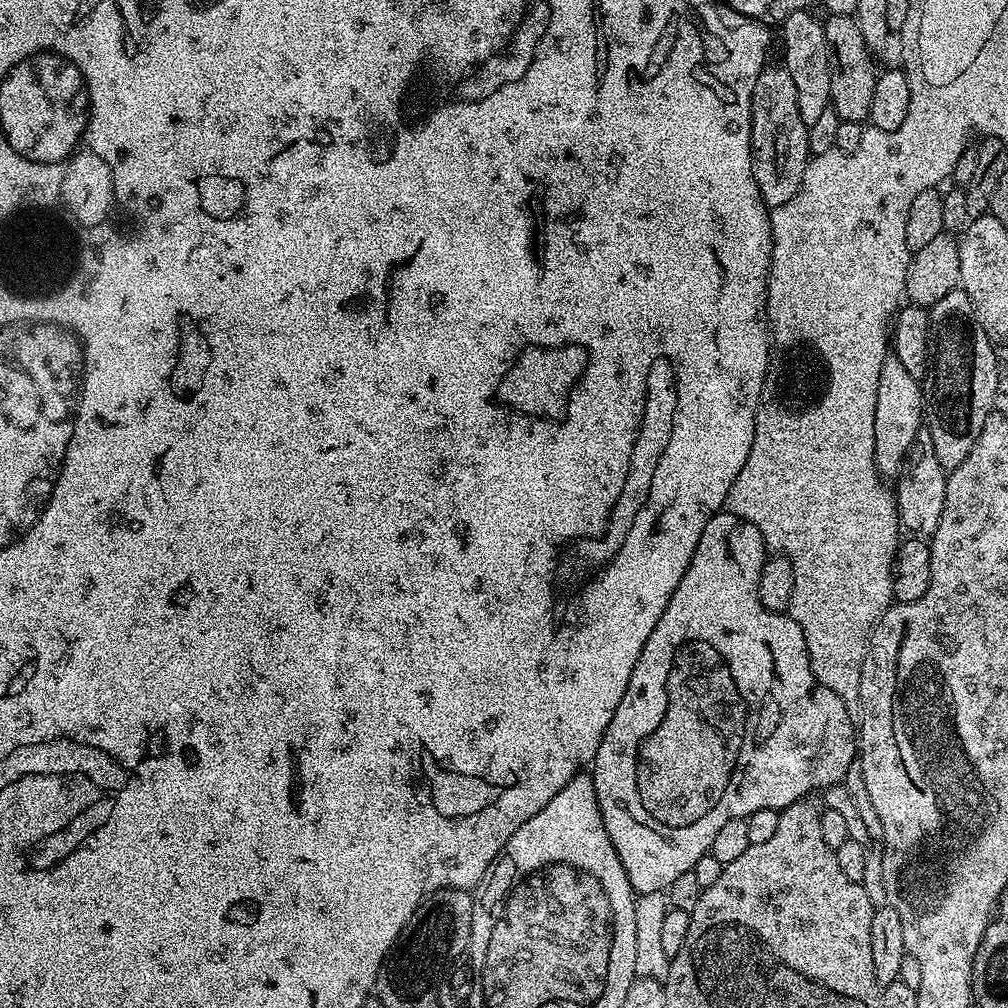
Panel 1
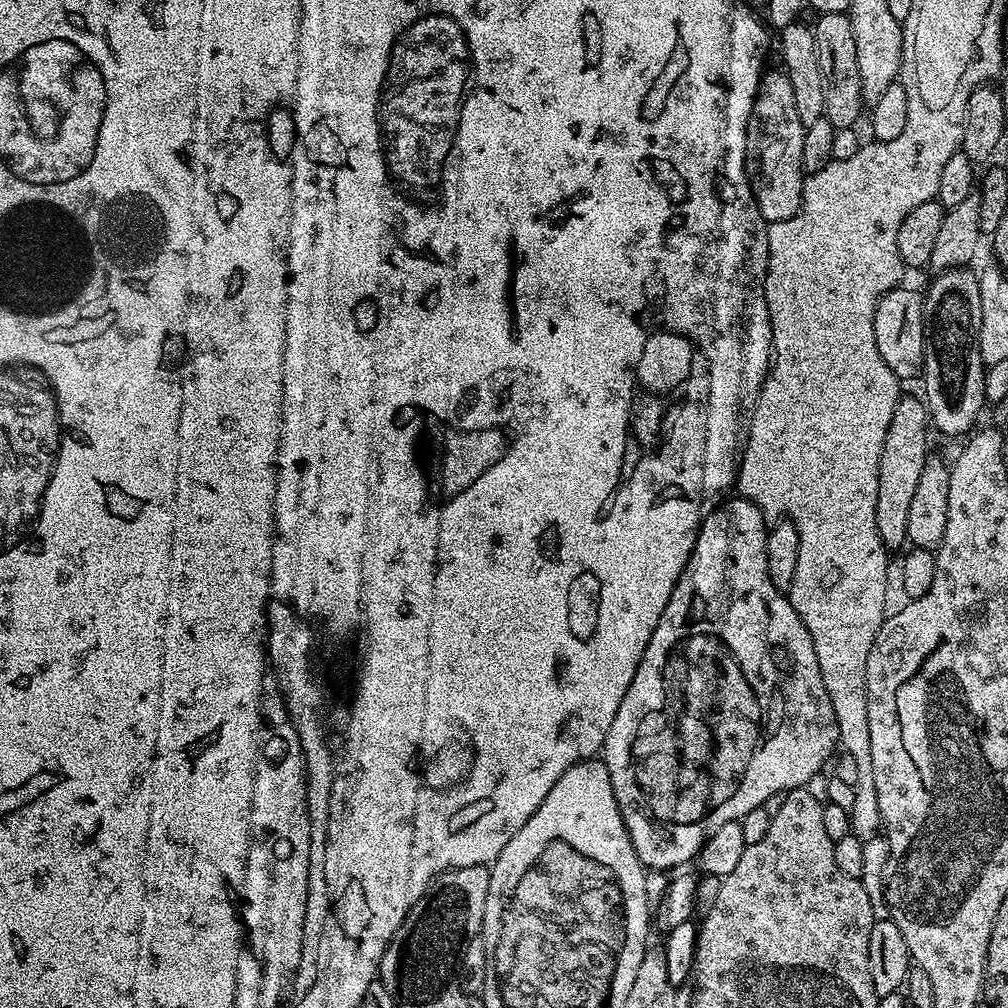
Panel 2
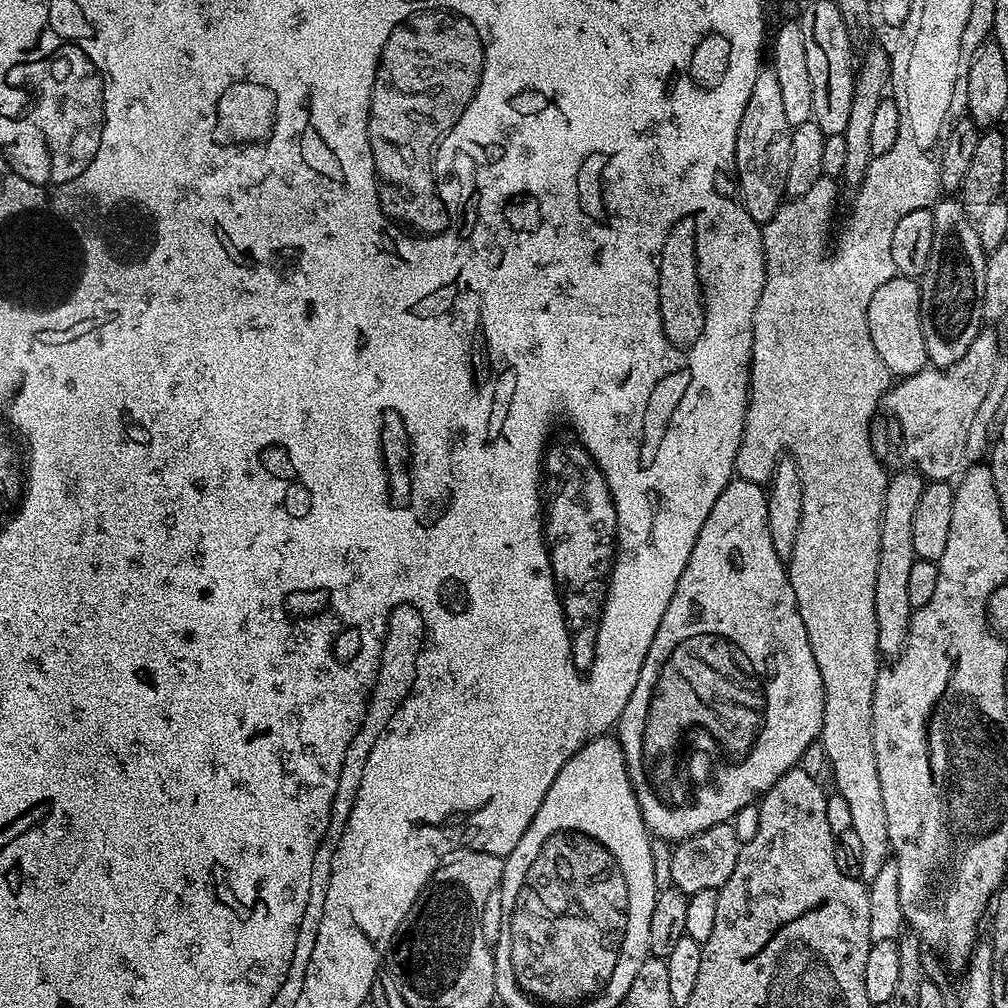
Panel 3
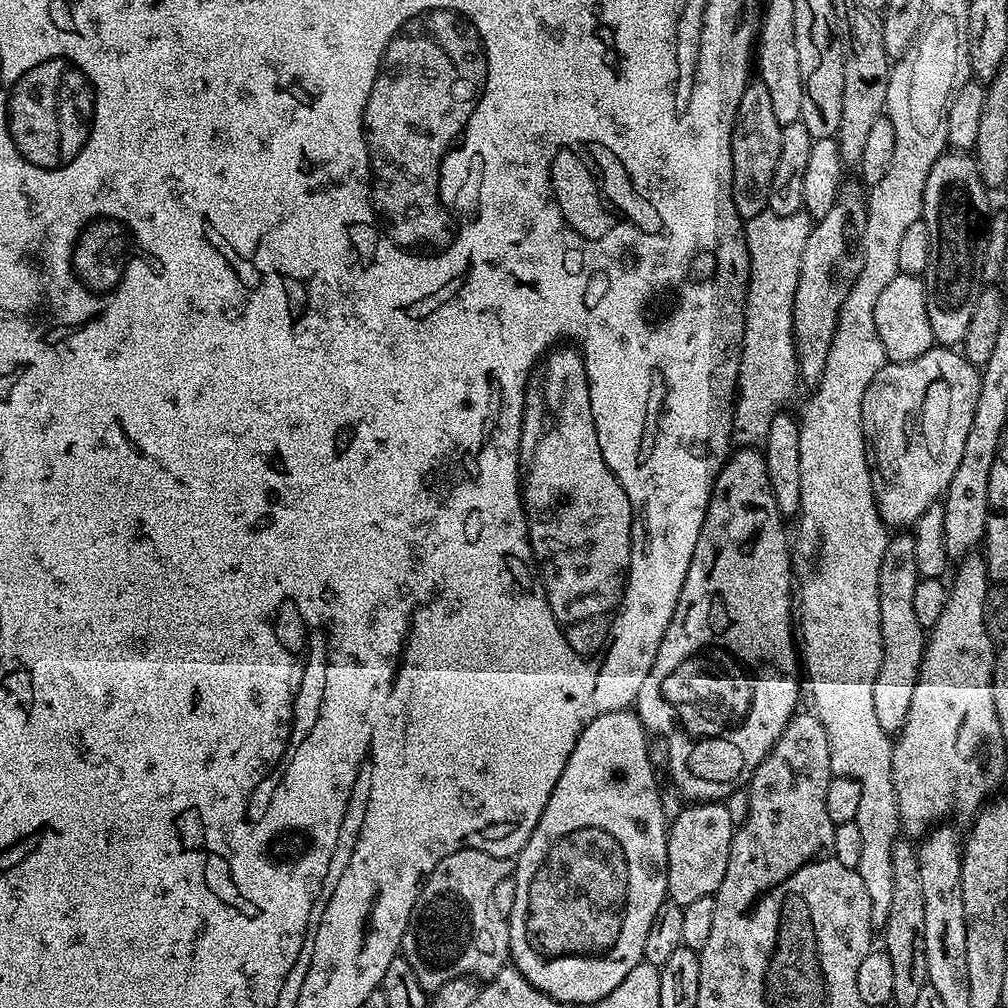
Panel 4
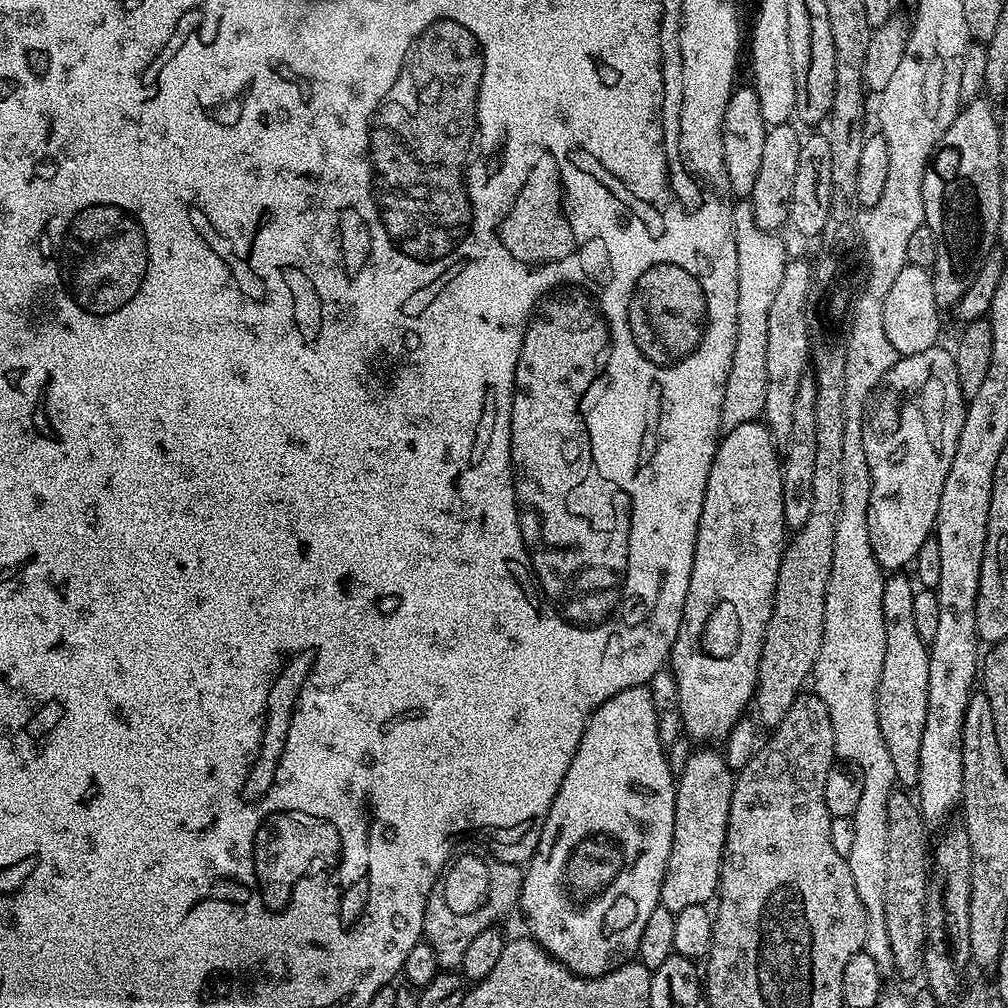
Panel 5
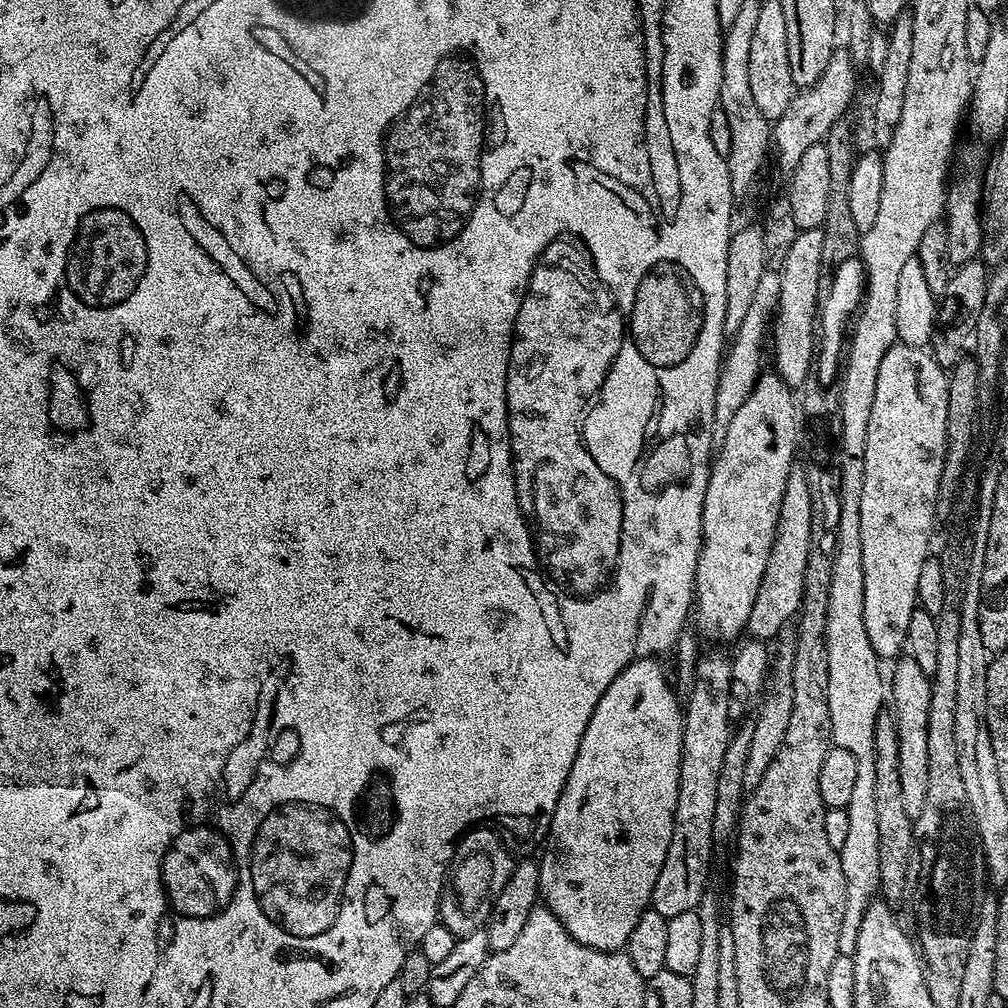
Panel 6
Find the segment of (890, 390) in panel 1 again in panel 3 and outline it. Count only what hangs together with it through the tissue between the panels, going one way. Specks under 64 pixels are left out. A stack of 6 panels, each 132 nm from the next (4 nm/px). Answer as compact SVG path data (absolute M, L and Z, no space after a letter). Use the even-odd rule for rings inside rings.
M900 470L895 475L889 479L884 495L878 542L878 578L874 578L874 618L878 622L878 650L884 658L900 655L912 621L914 609L909 601L909 573L917 558L911 532L914 510L918 510L918 498L922 498L926 483L925 477L911 470Z

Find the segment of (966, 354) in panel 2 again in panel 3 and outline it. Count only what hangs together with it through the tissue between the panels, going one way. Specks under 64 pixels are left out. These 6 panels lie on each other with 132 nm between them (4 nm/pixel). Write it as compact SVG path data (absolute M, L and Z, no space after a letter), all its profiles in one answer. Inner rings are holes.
M944 198L932 208L936 219L934 226L934 246L930 246L930 262L926 266L920 281L920 313L922 314L922 338L926 338L926 354L928 362L934 368L950 368L970 350L970 342L982 330L984 311L982 310L982 282L986 253L982 250L982 242L978 242L976 225L960 205L959 199Z

